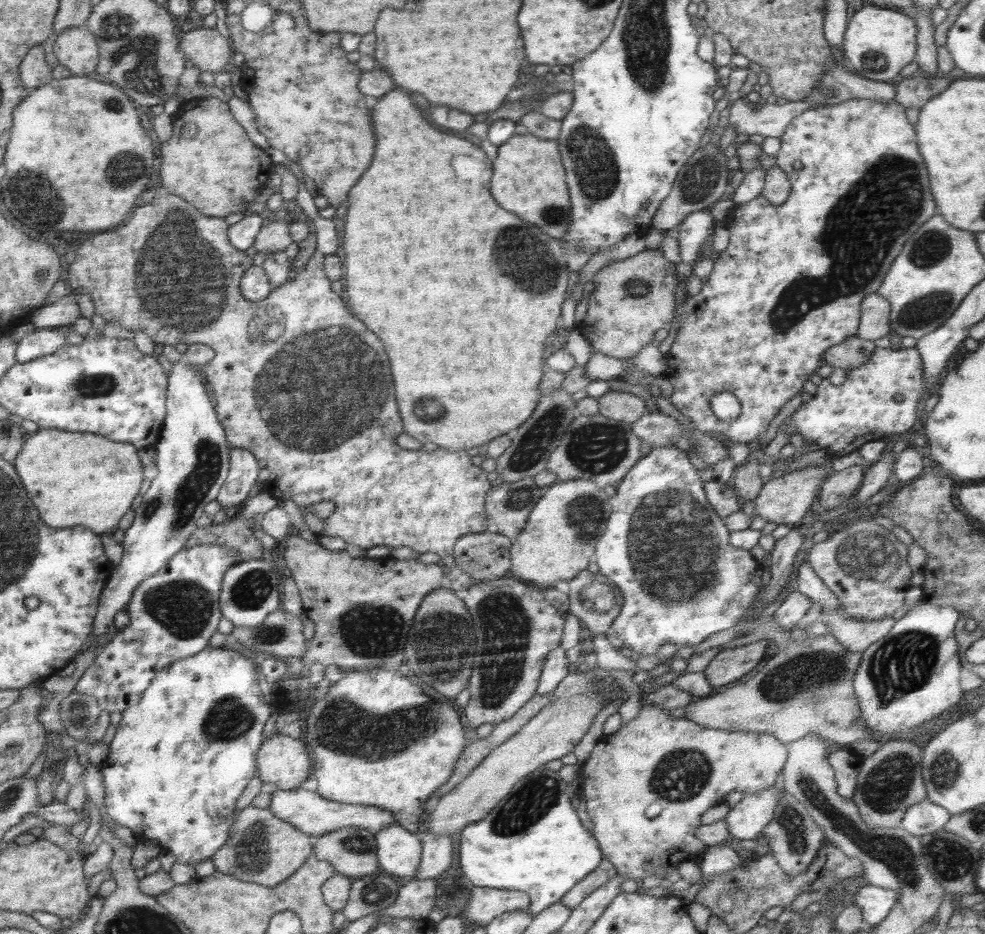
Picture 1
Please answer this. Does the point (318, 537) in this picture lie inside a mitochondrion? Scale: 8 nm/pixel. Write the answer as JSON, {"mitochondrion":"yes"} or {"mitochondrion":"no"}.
{"mitochondrion":"no"}

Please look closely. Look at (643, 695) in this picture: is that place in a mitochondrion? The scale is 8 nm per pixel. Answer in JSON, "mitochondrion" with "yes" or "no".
{"mitochondrion":"no"}

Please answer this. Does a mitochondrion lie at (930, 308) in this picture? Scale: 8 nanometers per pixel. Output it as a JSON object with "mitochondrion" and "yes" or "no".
{"mitochondrion":"yes"}

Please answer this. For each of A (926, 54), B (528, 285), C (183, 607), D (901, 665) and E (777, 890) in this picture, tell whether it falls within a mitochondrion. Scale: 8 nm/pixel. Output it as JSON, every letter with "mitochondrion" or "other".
{"A":"other","B":"mitochondrion","C":"mitochondrion","D":"mitochondrion","E":"other"}

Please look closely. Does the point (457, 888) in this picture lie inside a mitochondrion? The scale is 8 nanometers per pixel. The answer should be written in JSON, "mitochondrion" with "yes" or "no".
{"mitochondrion":"no"}

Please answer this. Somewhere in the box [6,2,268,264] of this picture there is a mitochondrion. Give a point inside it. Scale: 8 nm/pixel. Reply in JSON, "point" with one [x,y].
{"point":[128,45]}

